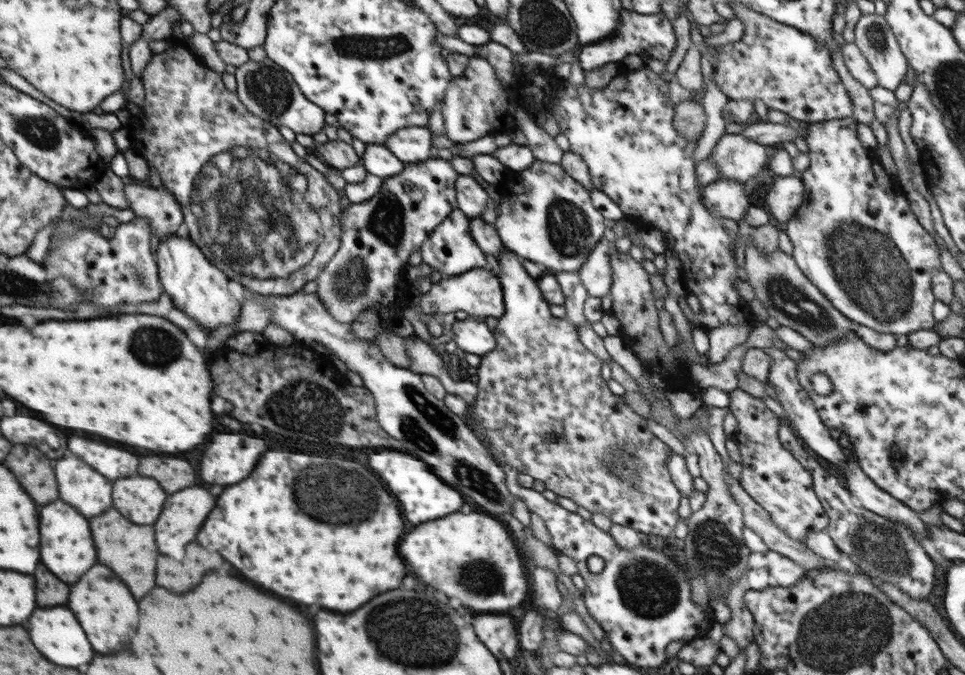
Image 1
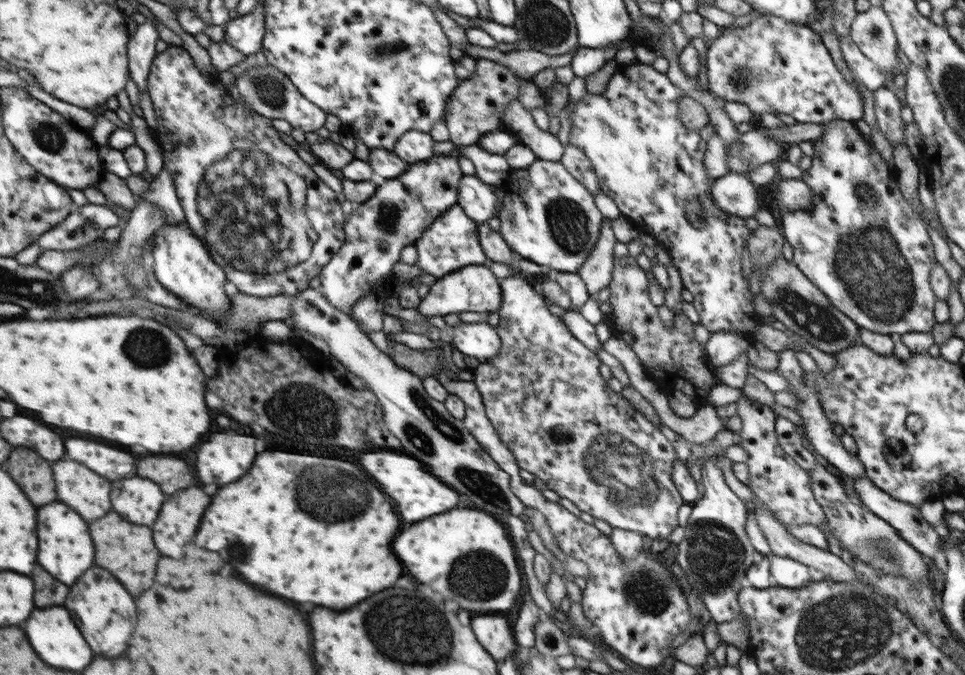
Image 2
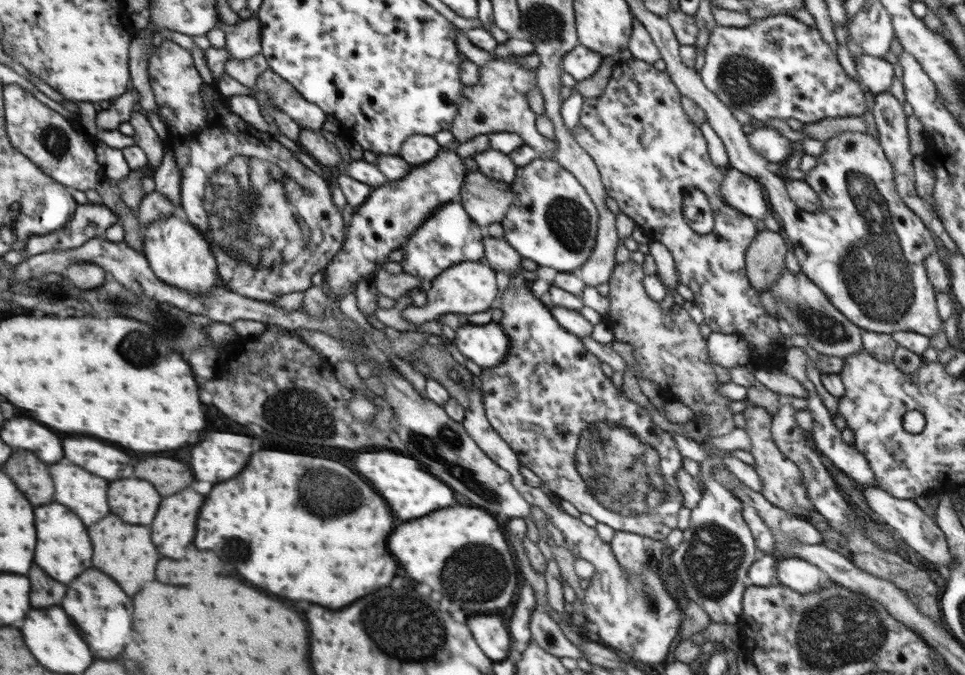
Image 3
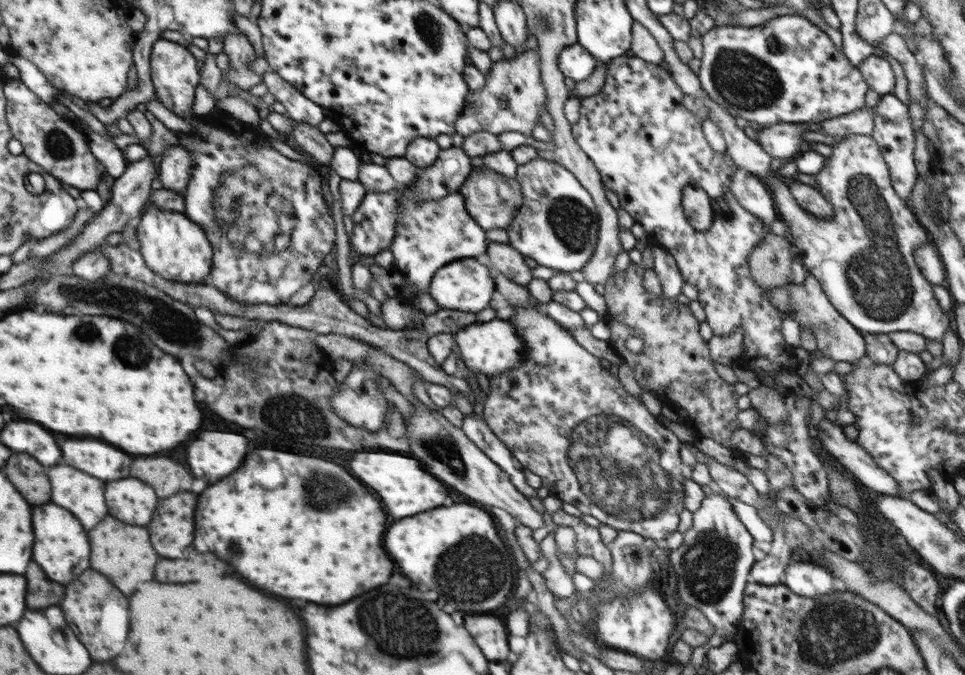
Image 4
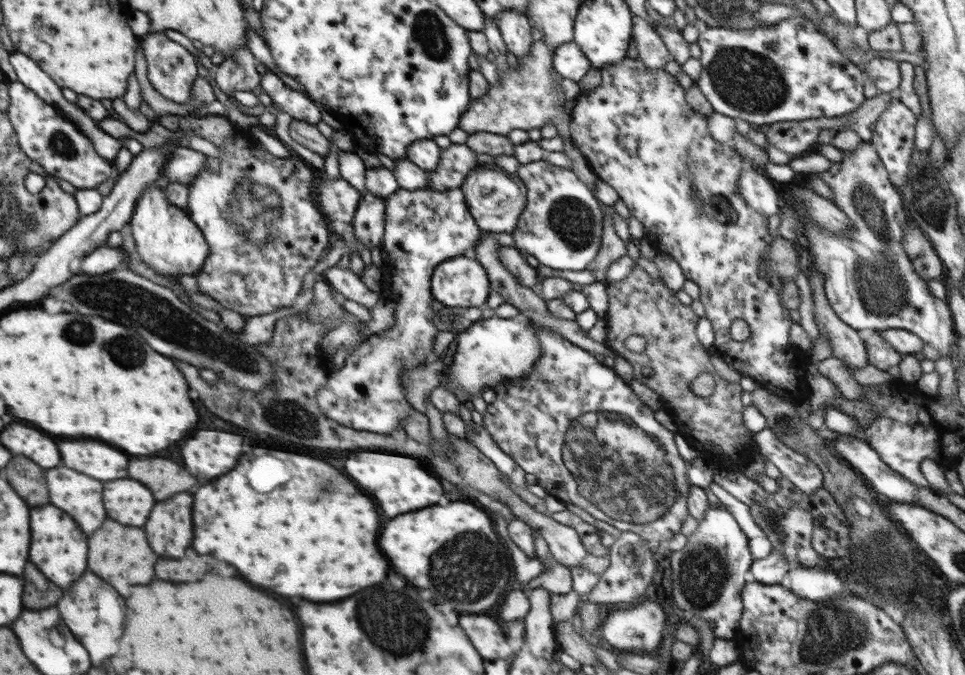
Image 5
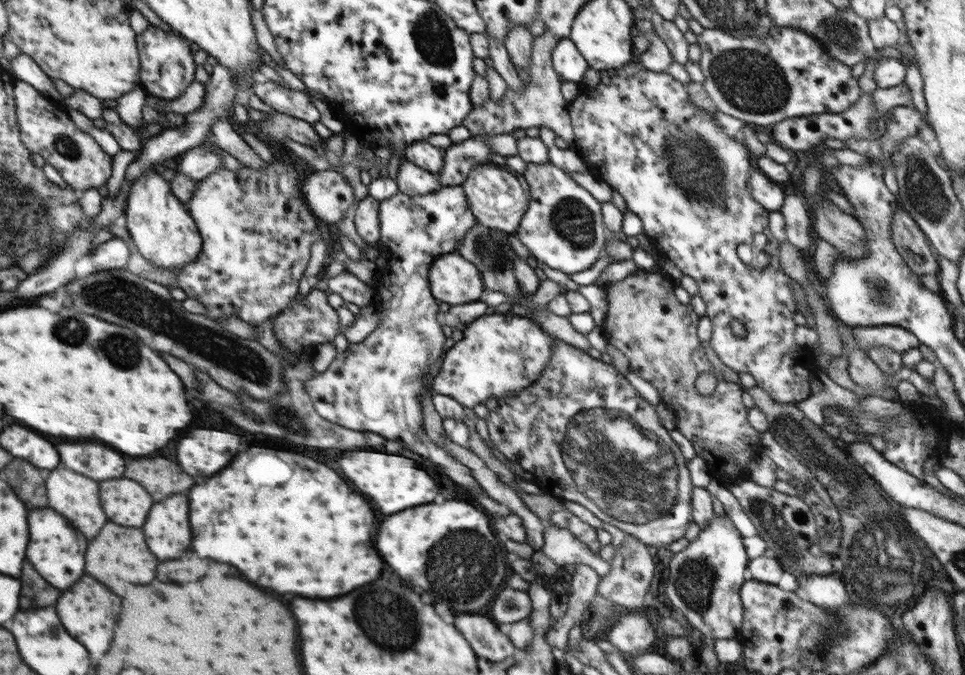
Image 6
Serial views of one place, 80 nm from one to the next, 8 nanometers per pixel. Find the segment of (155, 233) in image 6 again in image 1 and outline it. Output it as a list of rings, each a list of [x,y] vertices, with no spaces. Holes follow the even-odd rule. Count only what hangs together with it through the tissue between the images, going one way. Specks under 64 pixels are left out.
[[[174,234],[160,241],[156,262],[164,293],[170,296],[174,307],[203,328],[213,331],[220,326],[235,326],[240,316],[241,302],[228,291],[230,279],[212,264],[204,243],[188,237],[182,239]]]

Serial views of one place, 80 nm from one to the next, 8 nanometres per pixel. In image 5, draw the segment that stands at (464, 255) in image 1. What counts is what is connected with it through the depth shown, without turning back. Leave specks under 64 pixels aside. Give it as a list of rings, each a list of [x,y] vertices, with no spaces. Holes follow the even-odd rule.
[[[399,188],[390,197],[384,199],[386,204],[384,250],[388,257],[388,266],[394,270],[392,281],[387,288],[387,297],[392,298],[395,306],[395,325],[388,330],[372,334],[353,350],[344,367],[330,370],[327,383],[319,388],[317,399],[322,412],[342,426],[354,430],[368,430],[368,432],[392,433],[398,428],[404,430],[404,418],[410,415],[411,404],[407,401],[401,387],[402,371],[424,366],[433,357],[433,344],[438,329],[433,323],[436,314],[430,308],[430,301],[434,299],[431,292],[431,277],[440,262],[460,255],[470,255],[481,239],[481,229],[476,225],[472,214],[465,202],[461,188],[445,192],[428,190],[404,190]]]

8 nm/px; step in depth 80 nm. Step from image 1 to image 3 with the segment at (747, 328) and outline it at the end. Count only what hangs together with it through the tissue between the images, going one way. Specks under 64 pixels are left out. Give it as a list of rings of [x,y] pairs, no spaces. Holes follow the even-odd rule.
[[[711,332],[706,342],[710,360],[725,369],[746,365],[751,360],[750,346],[740,335]]]

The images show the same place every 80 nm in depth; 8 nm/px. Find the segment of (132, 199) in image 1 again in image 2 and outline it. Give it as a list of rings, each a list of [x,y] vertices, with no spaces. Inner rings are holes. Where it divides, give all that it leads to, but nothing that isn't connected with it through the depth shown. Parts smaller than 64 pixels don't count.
[[[162,168],[158,175],[150,184],[149,189],[141,196],[136,196],[137,200],[148,200],[154,205],[158,205],[165,212],[165,224],[182,223],[185,220],[185,212],[182,209],[180,198],[178,198],[174,181],[166,169]]]

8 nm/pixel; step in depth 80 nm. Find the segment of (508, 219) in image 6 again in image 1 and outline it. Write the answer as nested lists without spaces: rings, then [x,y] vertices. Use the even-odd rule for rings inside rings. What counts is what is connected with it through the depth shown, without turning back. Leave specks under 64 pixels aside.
[[[458,176],[455,184],[457,208],[468,217],[481,218],[487,209],[489,195],[471,176]]]

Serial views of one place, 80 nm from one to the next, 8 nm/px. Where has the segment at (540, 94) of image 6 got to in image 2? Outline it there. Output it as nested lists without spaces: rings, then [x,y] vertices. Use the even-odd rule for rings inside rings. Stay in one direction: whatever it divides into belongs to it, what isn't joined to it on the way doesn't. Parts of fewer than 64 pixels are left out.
[[[475,59],[473,75],[460,81],[451,94],[444,120],[449,130],[449,140],[457,146],[471,146],[477,143],[483,134],[506,130],[516,135],[520,144],[528,146],[537,159],[560,161],[564,155],[564,147],[557,135],[542,131],[534,122],[530,111],[524,109],[518,101],[520,79],[522,78],[507,66],[488,59]]]

